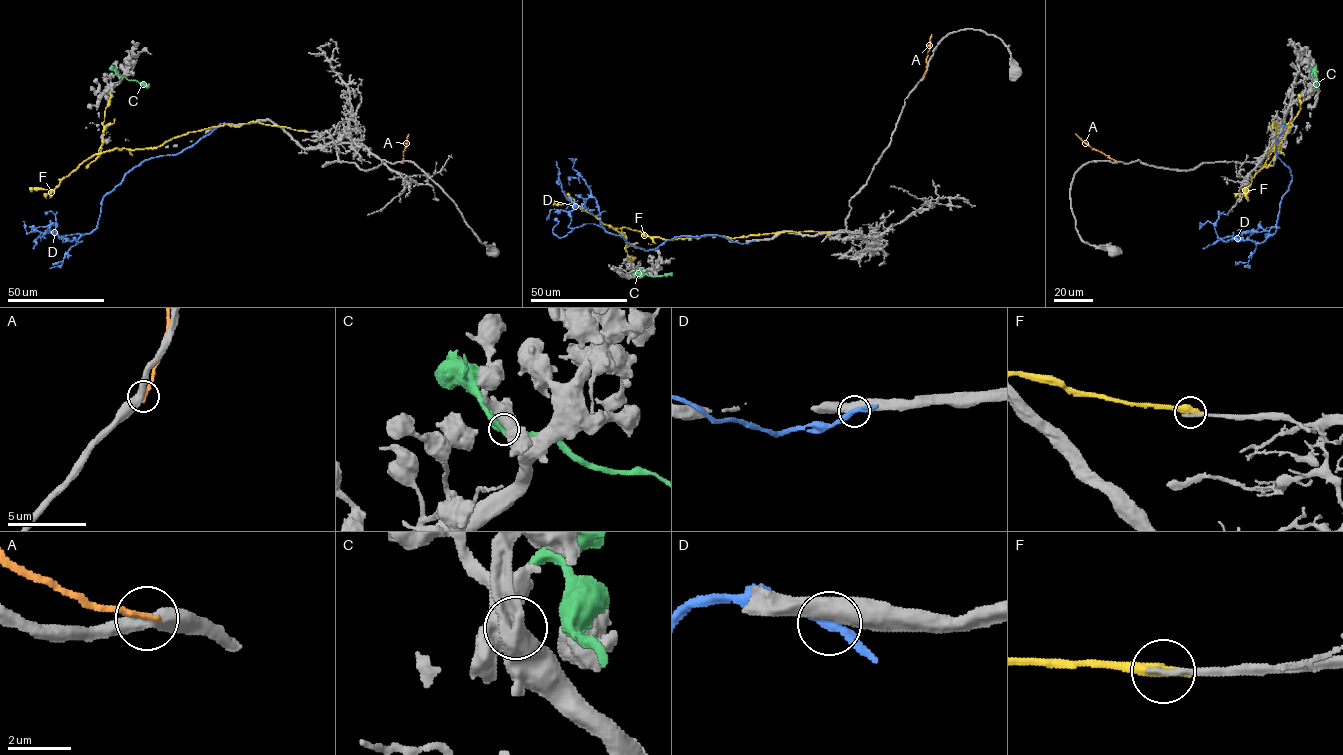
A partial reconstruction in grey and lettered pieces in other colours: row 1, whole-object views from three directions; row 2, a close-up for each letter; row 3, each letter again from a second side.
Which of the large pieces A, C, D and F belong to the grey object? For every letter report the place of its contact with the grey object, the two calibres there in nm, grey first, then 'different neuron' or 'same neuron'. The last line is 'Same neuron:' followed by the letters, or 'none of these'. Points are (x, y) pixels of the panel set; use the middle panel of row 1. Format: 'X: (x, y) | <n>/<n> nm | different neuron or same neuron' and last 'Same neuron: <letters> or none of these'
A: (923, 78) | 440/200 nm | different neuron
C: (640, 270) | 650/380 nm | same neuron
D: (751, 241) | 500/300 nm | different neuron
F: (828, 232) | 200/480 nm | different neuron
Same neuron: C

